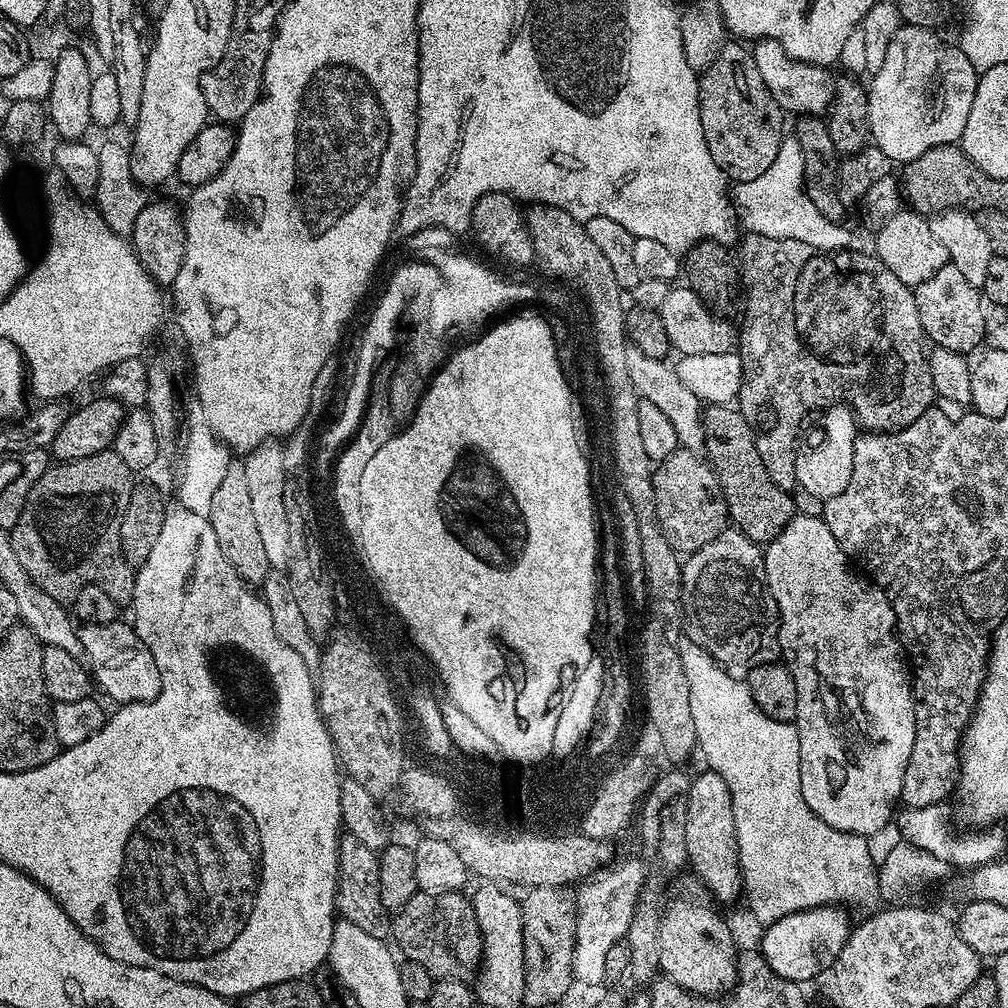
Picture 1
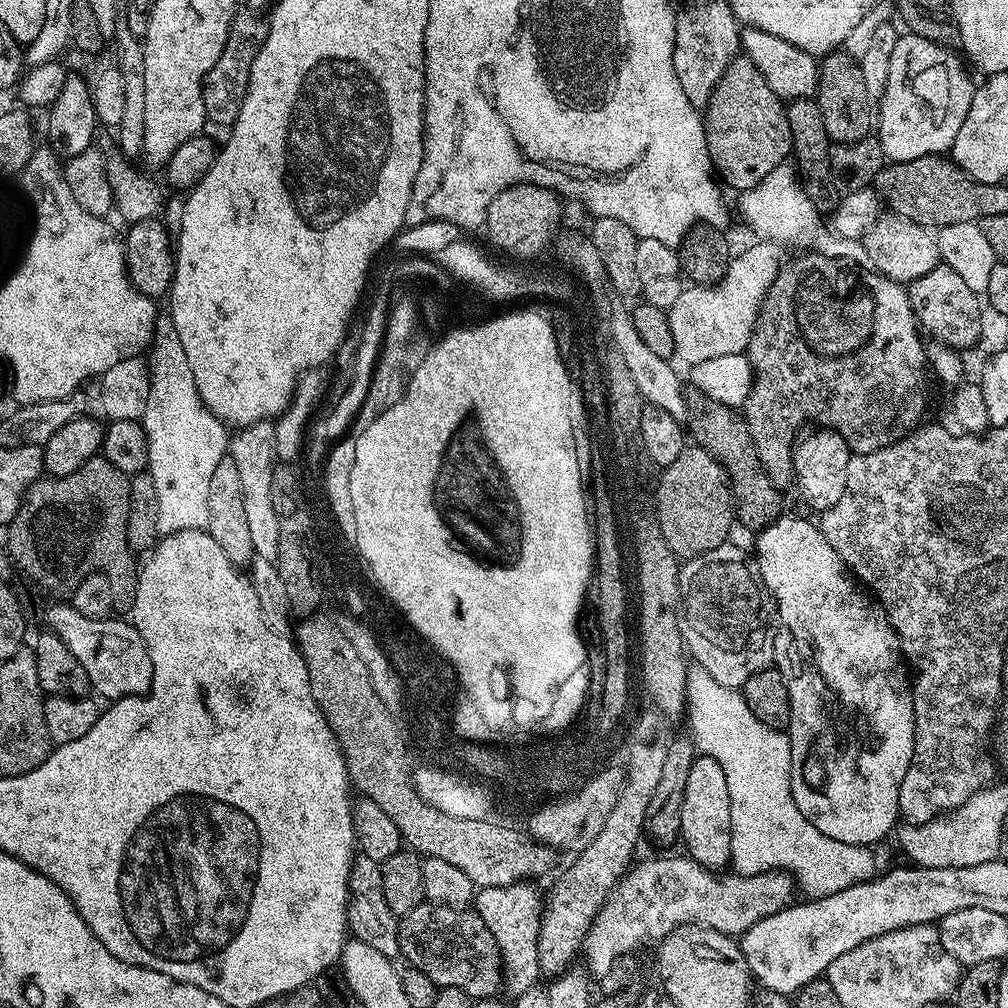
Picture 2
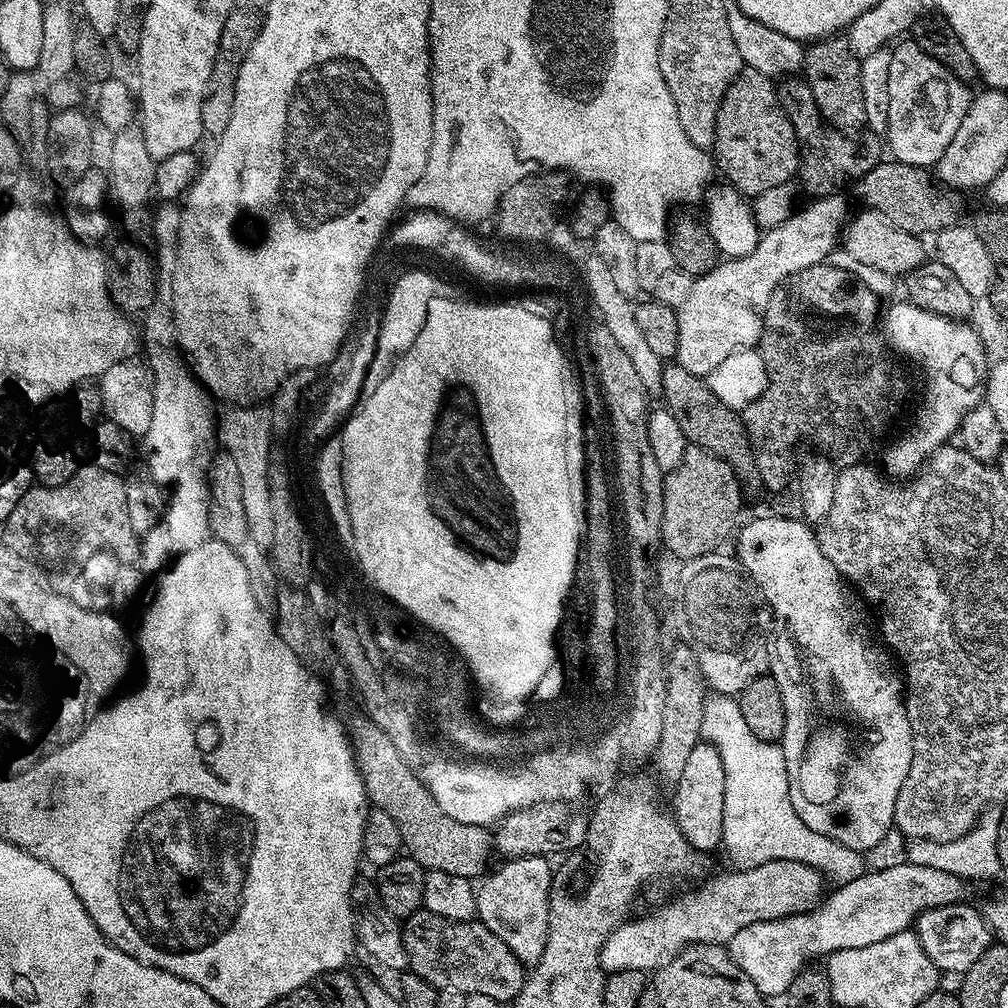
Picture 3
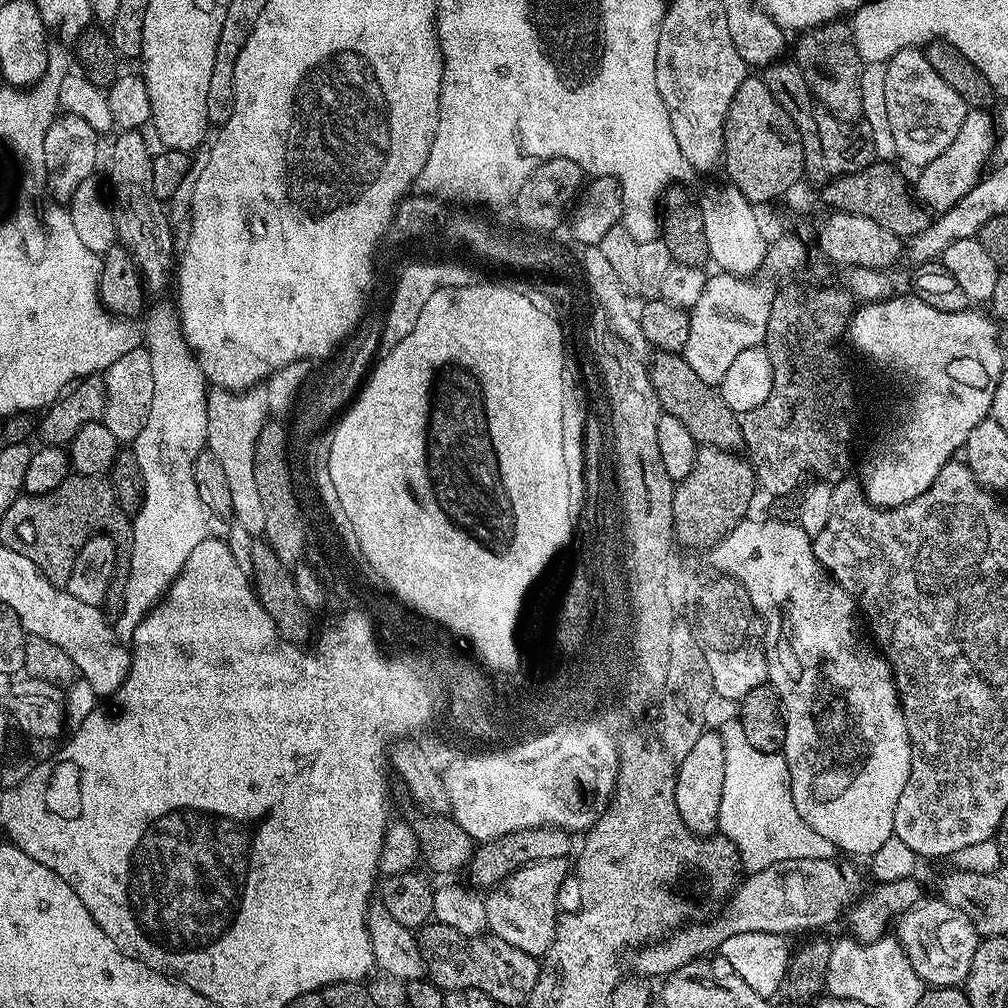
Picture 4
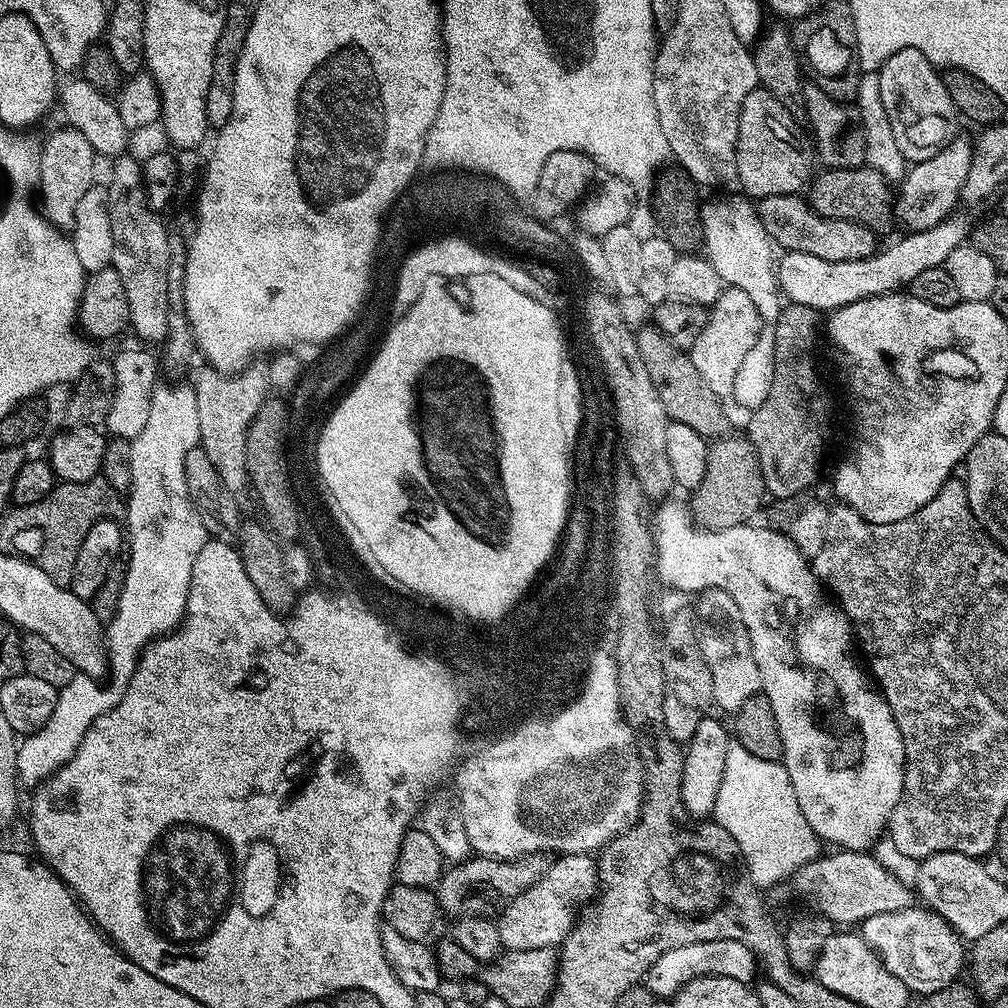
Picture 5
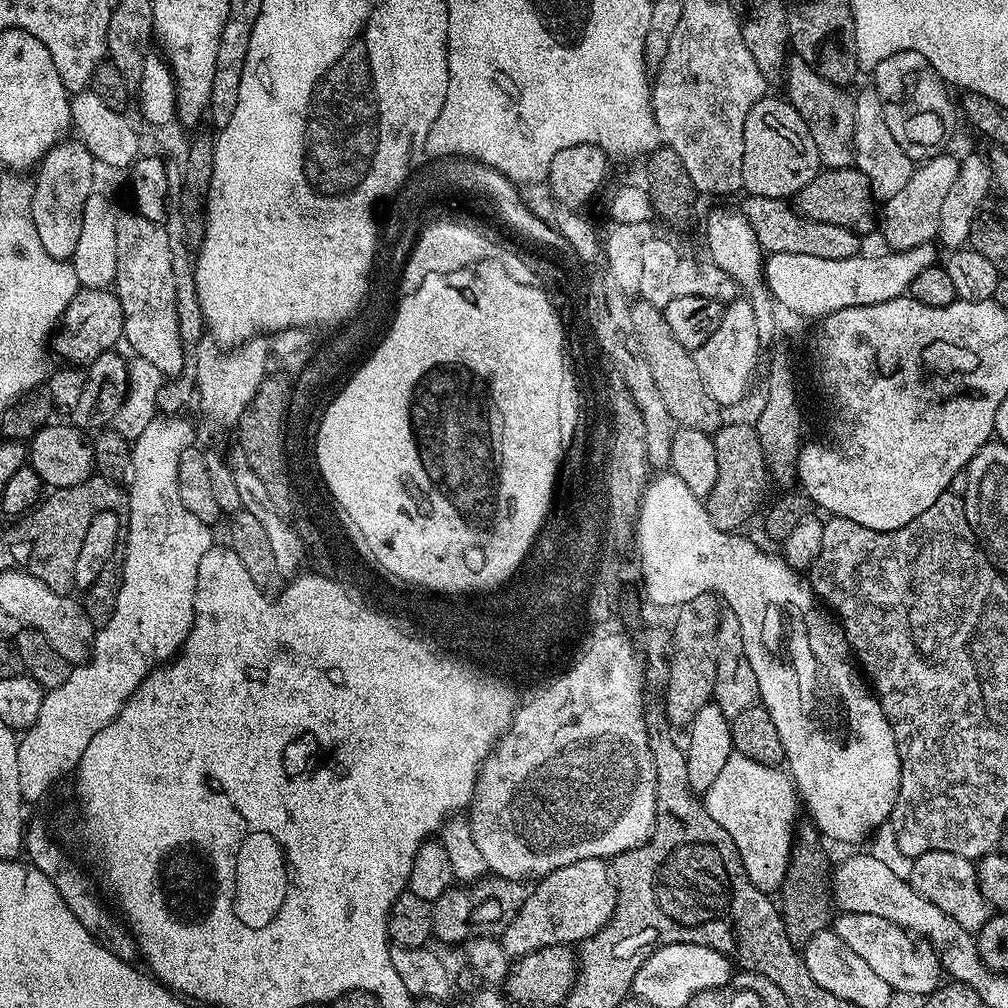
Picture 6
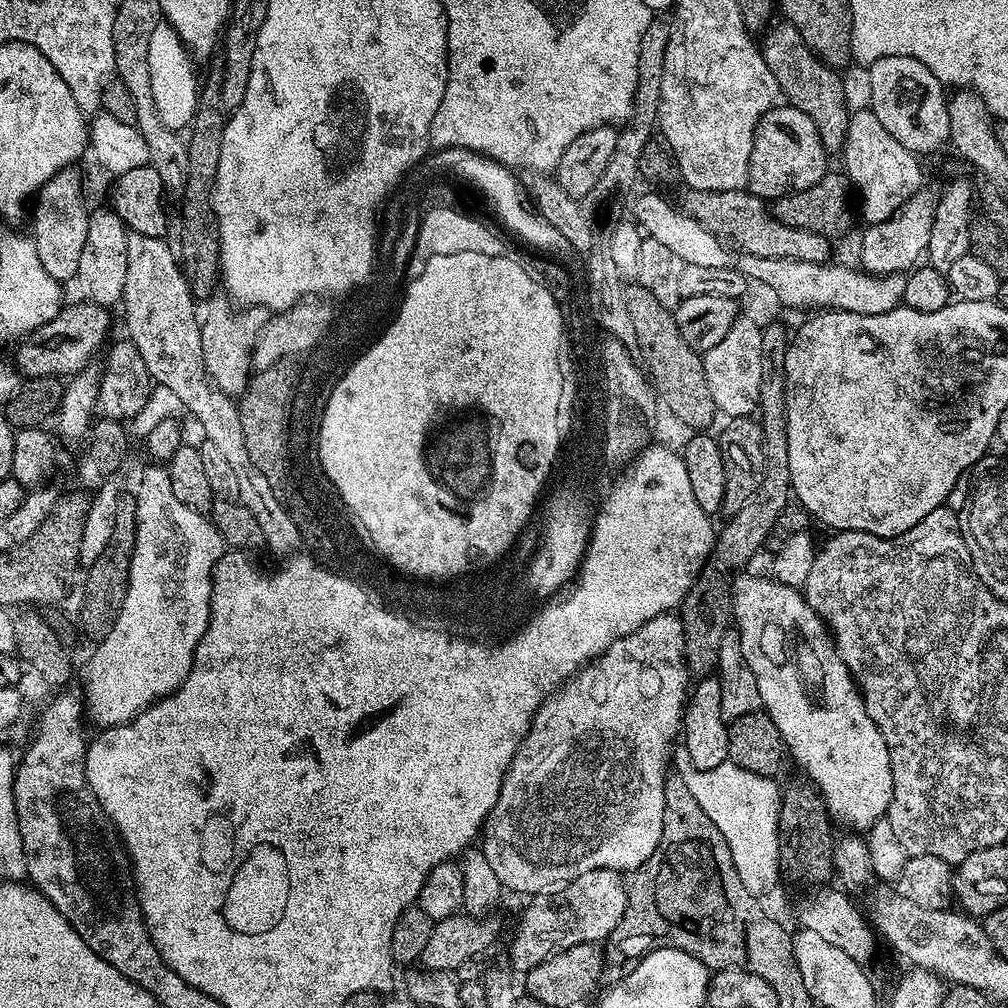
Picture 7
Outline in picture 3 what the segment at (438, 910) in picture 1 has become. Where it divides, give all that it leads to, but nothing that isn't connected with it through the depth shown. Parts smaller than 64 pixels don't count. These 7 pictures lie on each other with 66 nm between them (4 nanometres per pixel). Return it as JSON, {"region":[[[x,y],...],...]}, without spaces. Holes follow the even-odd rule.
{"region":[[[427,910],[407,917],[403,925],[408,965],[436,989],[452,989],[470,994],[487,994],[501,1002],[511,1002],[522,990],[526,965],[484,924],[471,920],[451,920]]]}

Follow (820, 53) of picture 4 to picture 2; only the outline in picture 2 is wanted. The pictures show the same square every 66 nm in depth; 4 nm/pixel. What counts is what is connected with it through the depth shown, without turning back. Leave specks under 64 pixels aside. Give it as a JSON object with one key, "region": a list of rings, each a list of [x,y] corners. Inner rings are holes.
{"region":[[[843,50],[829,52],[818,64],[820,73],[816,83],[815,101],[822,110],[828,139],[838,144],[858,142],[874,128],[874,102],[866,94],[859,60]]]}

